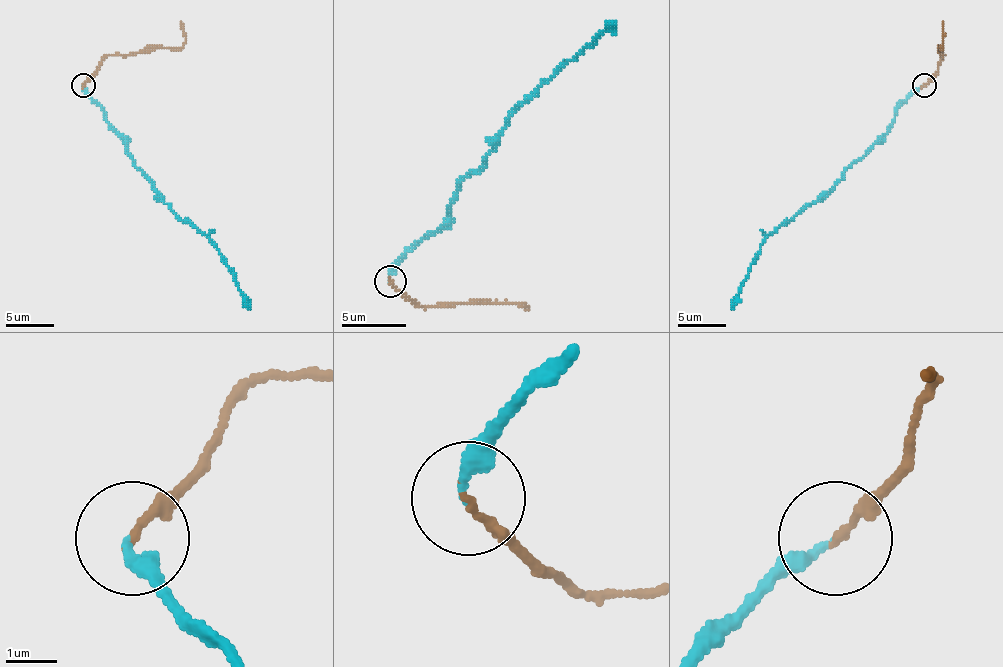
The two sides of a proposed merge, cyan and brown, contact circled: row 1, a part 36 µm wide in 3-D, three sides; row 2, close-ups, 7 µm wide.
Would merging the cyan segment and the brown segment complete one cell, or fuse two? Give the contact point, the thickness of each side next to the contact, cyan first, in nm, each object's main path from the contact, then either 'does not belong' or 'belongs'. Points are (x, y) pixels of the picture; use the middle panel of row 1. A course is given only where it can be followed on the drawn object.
at (390, 281); 180 nm thick on the cyan side, 160 nm on the other; cyan runs (389, 280), (392, 267), (447, 219), (457, 186), (483, 164), (493, 141), (561, 67), (616, 25); brown runs (389, 280), (408, 300), (425, 306), (522, 303), (528, 306), (522, 306); does not belong

